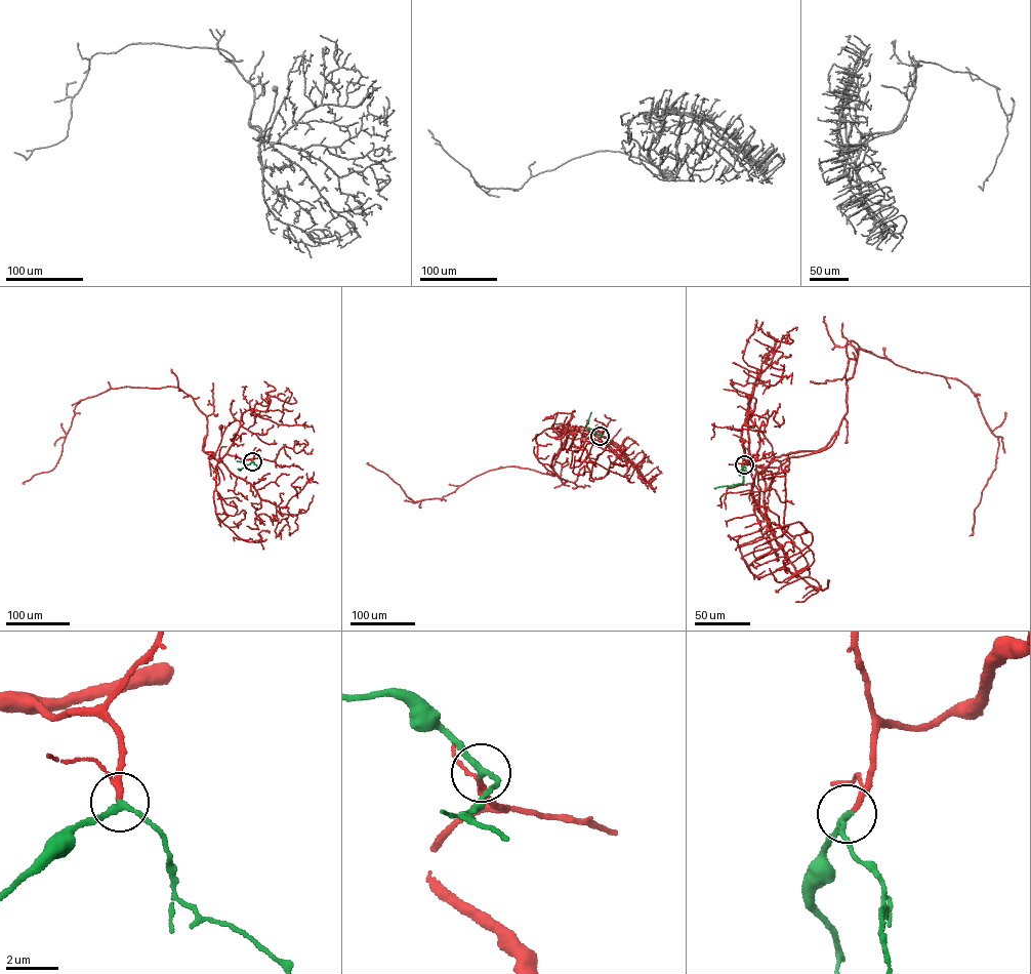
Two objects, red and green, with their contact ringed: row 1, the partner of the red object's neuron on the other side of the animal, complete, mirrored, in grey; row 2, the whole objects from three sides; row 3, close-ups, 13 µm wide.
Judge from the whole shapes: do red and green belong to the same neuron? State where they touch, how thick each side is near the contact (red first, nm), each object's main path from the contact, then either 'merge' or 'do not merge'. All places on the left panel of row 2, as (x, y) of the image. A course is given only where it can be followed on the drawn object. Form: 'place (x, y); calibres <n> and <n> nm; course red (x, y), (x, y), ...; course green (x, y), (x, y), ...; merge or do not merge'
place (252, 461); calibres 200 and 240 nm; course red (252, 461), (227, 454), (218, 460), (212, 457), (211, 453), (220, 442), (220, 428); course green (252, 461), (239, 469); merge

